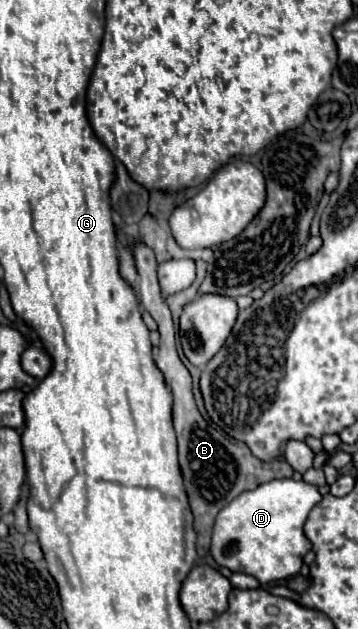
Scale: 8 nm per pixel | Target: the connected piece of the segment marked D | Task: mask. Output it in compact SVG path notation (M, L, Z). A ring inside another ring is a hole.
M275 479L241 493L221 509L215 519L211 535L211 555L215 563L231 571L253 575L259 583L297 575L305 553L311 551L311 543L303 535L303 525L319 501L321 495L317 487L295 479Z

